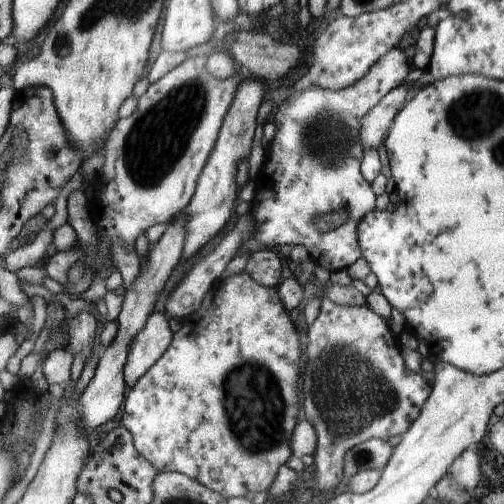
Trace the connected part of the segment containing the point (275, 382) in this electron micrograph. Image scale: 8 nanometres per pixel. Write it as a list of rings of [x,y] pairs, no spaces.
[[[242,272],[236,276],[222,278],[222,284],[216,294],[207,293],[202,304],[194,314],[180,320],[182,327],[173,333],[168,350],[148,369],[148,372],[131,388],[125,397],[124,415],[121,424],[133,434],[136,449],[157,472],[179,472],[201,482],[206,488],[221,493],[225,498],[244,497],[248,492],[257,494],[267,492],[274,482],[274,476],[282,464],[290,458],[290,440],[296,428],[296,412],[298,412],[298,370],[300,370],[300,344],[294,324],[290,322],[286,310],[278,300],[276,288],[260,286],[248,274]]]

